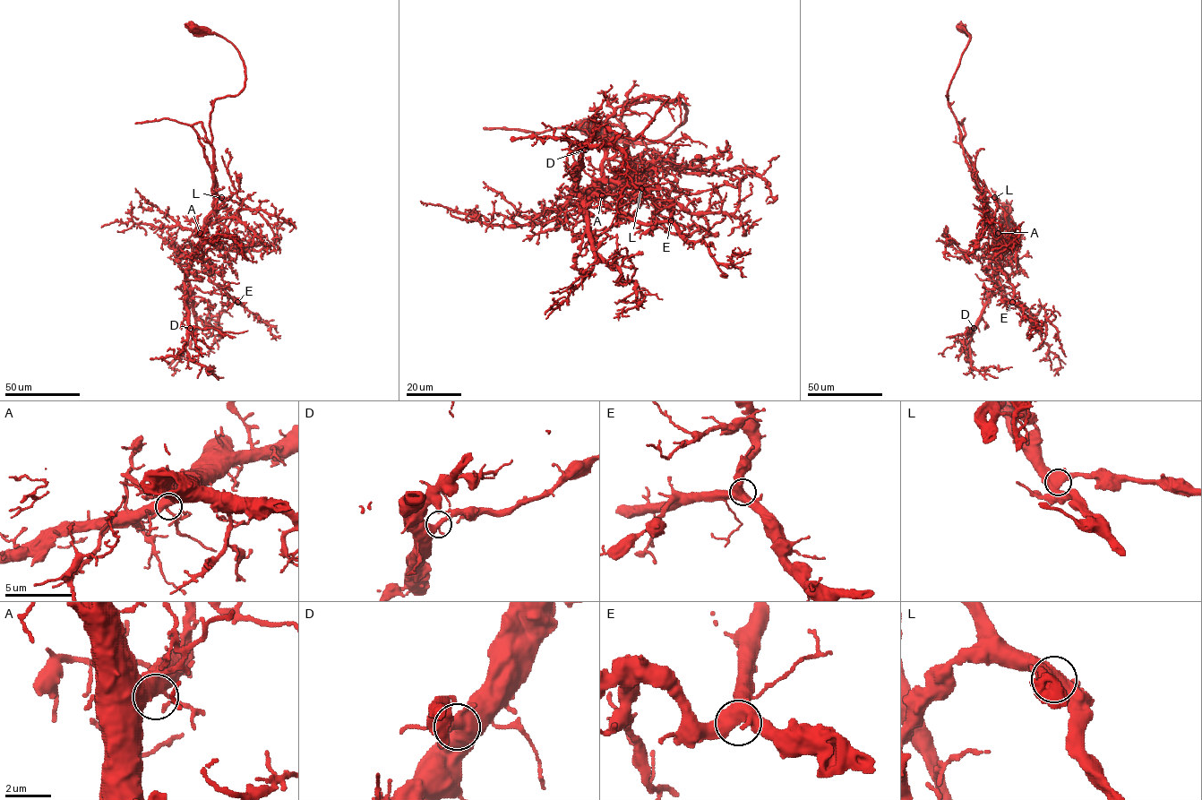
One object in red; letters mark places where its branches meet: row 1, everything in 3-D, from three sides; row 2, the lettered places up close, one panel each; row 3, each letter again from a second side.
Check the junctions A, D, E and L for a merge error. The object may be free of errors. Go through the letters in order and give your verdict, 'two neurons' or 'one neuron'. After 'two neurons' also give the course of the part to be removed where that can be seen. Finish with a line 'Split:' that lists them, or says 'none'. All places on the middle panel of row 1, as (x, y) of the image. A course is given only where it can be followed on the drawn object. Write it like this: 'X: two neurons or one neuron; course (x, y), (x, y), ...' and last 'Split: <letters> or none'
A: one neuron
D: one neuron
E: one neuron
L: one neuron
Split: none

